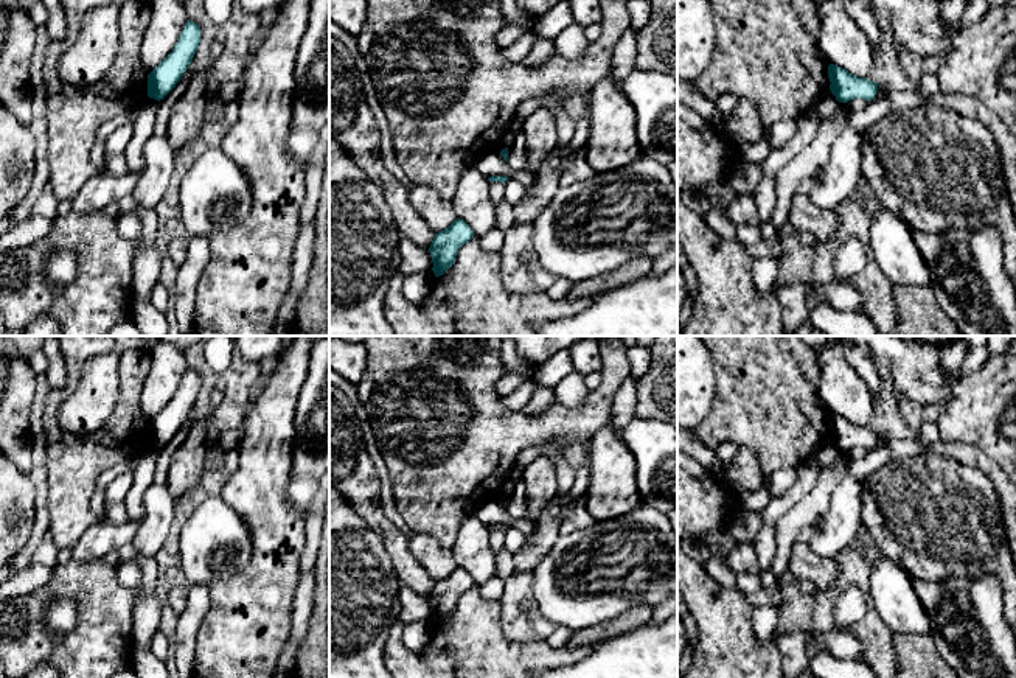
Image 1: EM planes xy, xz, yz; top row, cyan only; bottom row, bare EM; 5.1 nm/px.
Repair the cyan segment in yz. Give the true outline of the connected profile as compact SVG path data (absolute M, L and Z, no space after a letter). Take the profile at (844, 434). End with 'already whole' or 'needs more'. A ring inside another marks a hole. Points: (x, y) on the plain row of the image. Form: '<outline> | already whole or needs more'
M834 412L828 414L828 426L831 431L830 439L839 451L848 451L854 446L872 449L879 434L867 426L858 426Z | already whole

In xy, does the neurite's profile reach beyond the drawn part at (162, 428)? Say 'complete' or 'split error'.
complete

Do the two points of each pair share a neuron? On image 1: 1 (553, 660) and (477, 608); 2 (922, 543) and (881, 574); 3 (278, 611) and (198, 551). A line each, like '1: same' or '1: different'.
1: same
2: different
3: different

